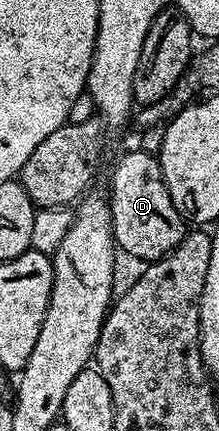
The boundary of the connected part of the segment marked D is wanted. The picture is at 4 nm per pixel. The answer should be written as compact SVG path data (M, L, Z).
M132 150L116 162L111 172L109 203L116 245L142 262L160 260L162 256L171 255L184 238L183 215L177 206L173 206L173 198L169 198L169 190L163 181L161 166L150 152Z

